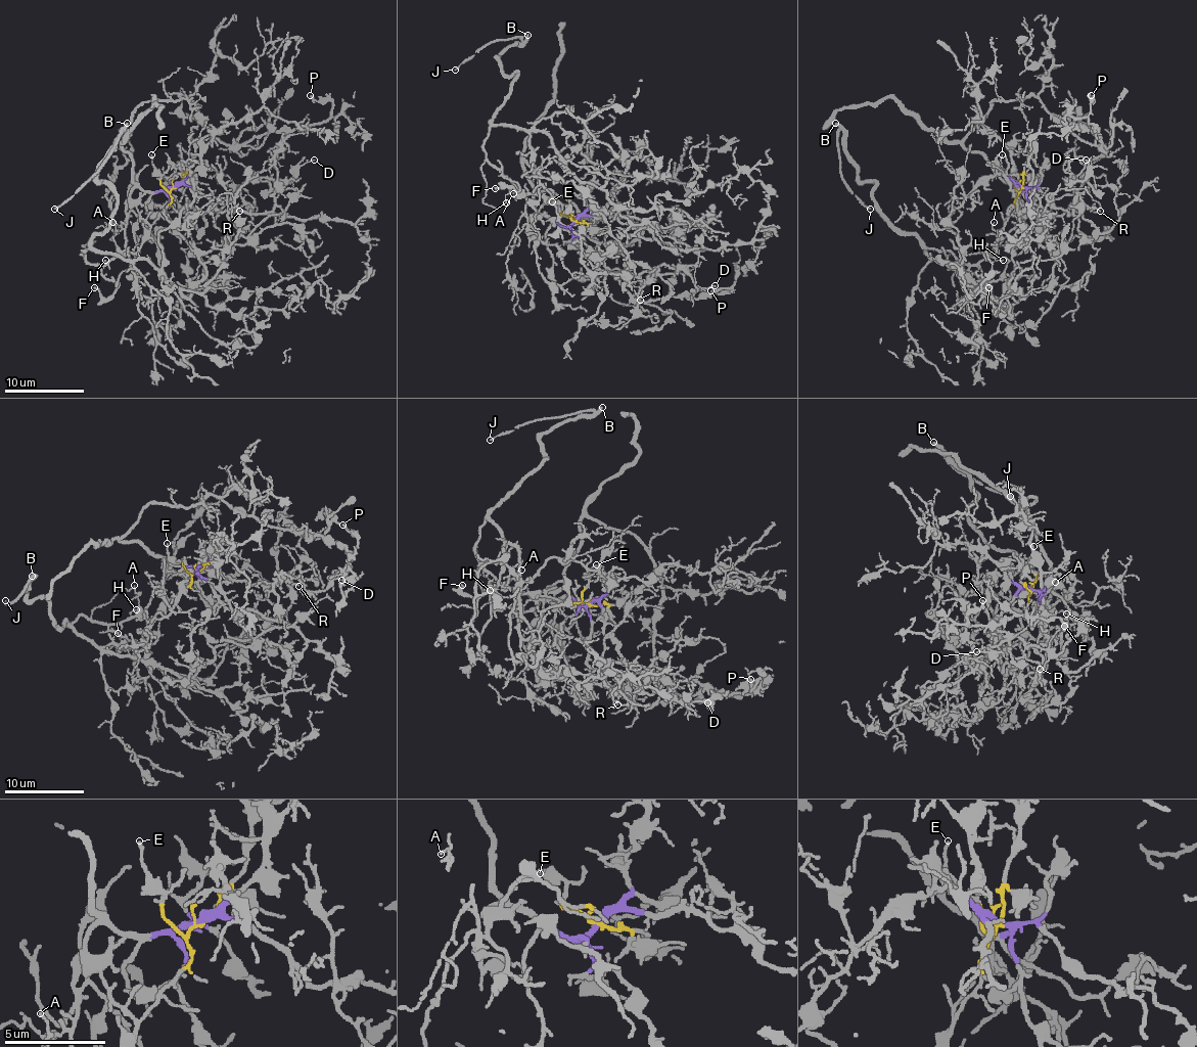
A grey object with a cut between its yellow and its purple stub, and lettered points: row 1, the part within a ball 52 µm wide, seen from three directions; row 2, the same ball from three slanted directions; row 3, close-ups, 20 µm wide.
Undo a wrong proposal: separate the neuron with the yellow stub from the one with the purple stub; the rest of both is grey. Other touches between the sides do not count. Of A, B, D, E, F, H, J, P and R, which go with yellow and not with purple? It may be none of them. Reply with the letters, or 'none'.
A, B, E, F, H, J

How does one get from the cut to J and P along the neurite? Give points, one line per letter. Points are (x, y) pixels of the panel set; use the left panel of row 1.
J: (173, 188), (138, 249), (107, 263), (82, 252), (109, 226), (116, 197), (98, 164), (113, 144), (54, 208)
P: (173, 188), (132, 178), (122, 144), (138, 106), (183, 95), (234, 144), (325, 121), (331, 102), (310, 95)

